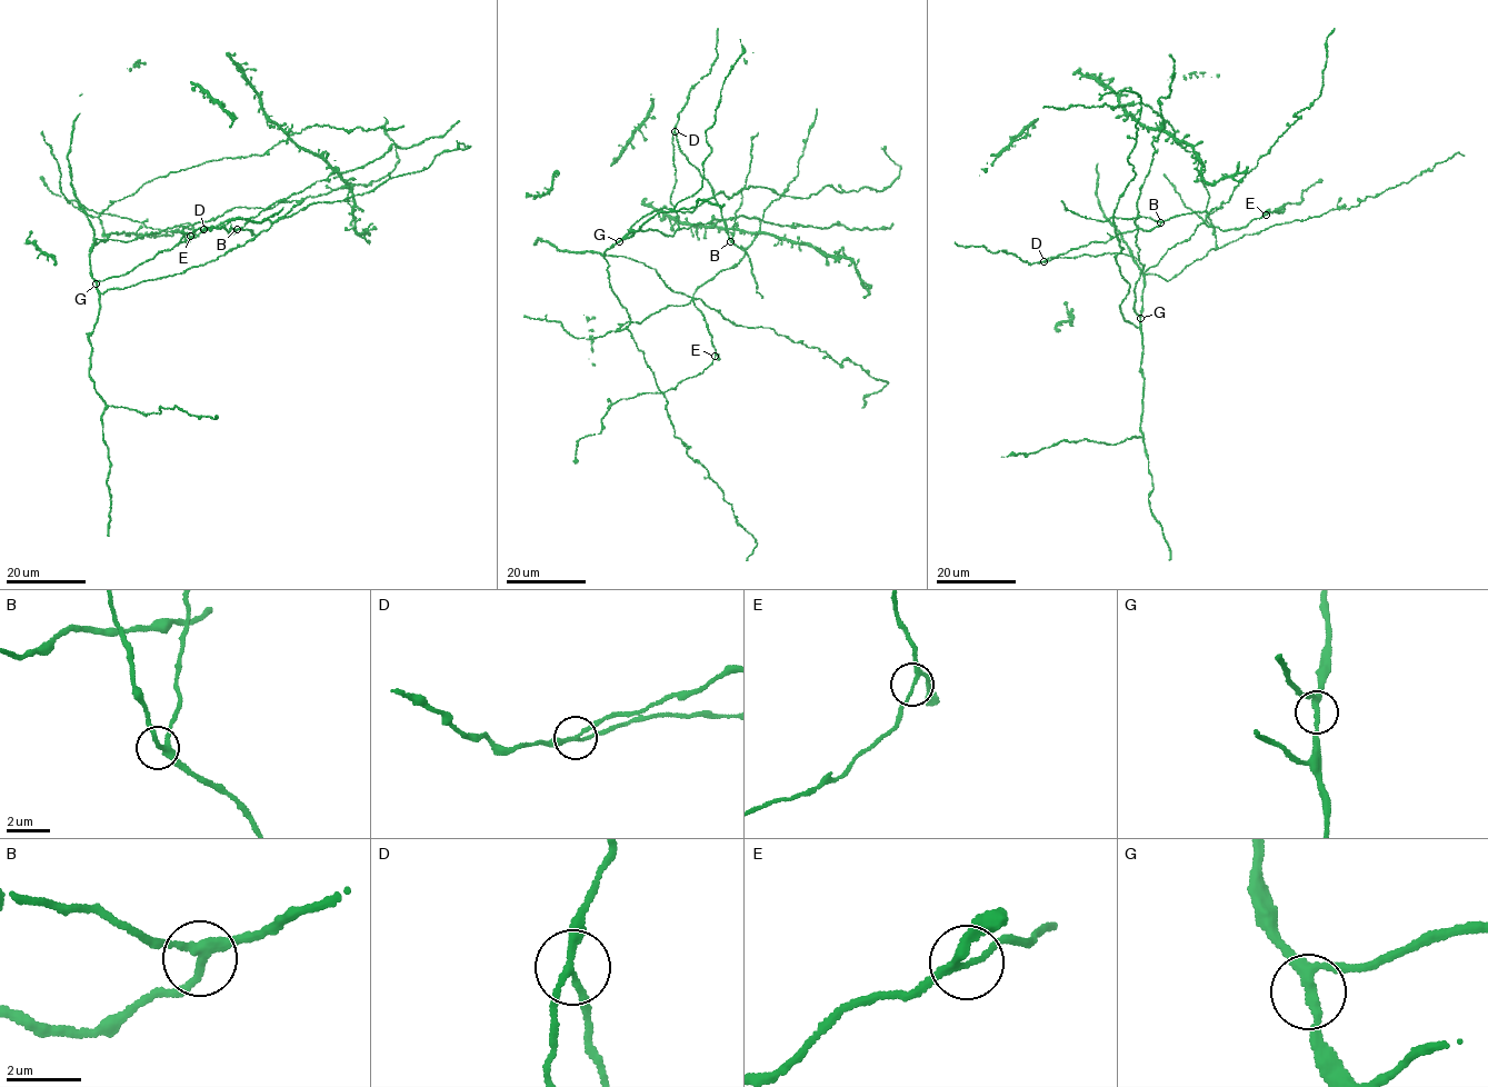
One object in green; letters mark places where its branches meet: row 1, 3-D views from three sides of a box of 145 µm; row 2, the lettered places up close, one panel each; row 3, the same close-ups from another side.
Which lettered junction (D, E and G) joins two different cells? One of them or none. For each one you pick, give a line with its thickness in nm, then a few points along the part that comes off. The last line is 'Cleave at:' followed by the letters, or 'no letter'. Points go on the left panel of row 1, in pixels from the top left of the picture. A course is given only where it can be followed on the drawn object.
D: 180 nm | (203, 230), (222, 227), (227, 231), (235, 229), (232, 233), (250, 220), (272, 222), (305, 199)
Cleave at: D

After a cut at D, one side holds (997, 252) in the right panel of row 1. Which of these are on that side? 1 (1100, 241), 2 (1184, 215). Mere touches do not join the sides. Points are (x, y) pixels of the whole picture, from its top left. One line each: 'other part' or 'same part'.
1: other part
2: other part

